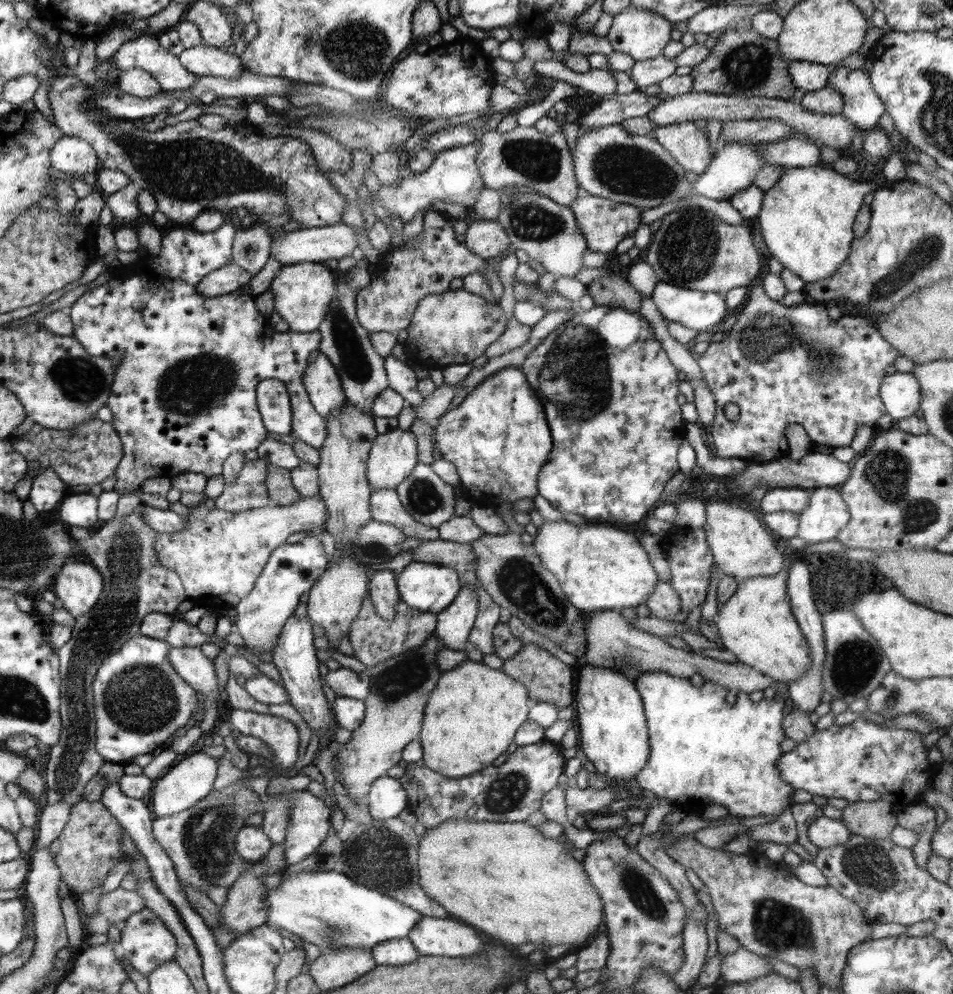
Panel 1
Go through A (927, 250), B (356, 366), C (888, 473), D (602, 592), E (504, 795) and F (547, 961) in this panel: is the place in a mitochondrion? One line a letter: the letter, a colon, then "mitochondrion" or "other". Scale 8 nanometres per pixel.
A: mitochondrion
B: mitochondrion
C: mitochondrion
D: other
E: mitochondrion
F: other

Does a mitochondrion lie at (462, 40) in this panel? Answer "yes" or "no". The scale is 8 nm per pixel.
no

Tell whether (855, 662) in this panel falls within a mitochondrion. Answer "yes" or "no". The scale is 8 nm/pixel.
yes

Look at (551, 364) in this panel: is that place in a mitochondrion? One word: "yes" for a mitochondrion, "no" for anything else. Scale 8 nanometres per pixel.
yes

